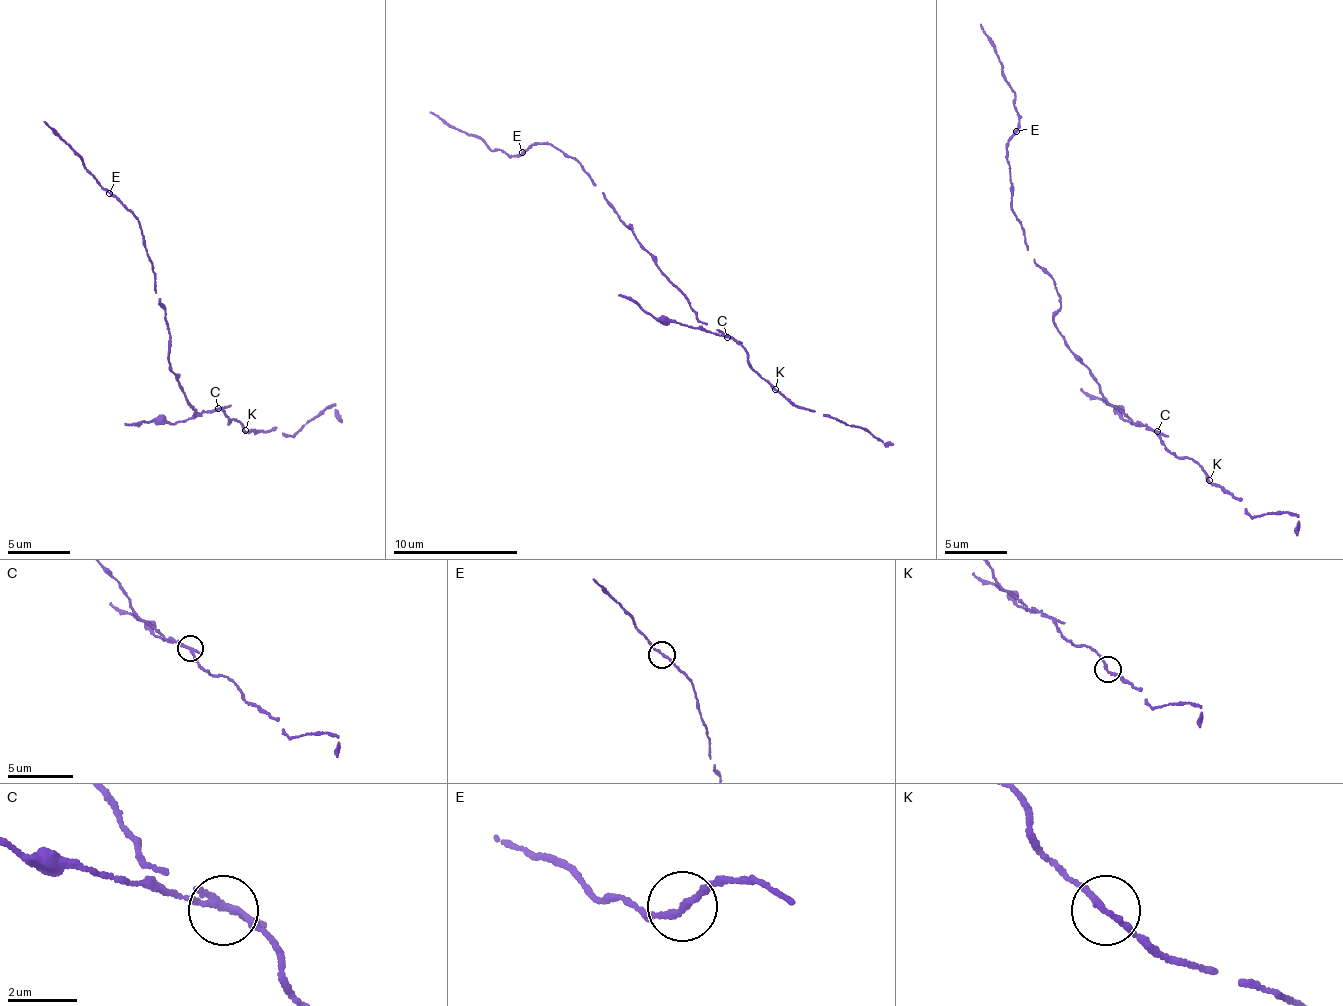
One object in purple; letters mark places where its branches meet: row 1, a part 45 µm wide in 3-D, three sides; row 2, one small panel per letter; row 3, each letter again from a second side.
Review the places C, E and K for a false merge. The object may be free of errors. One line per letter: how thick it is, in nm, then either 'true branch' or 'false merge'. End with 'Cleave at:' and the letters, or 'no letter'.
C: 170 nm | false merge
E: 190 nm | true branch
K: 170 nm | true branch
Cleave at: C

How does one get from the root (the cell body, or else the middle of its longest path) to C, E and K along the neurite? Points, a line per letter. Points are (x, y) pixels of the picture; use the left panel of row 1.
C: (171, 371), (181, 383), (185, 400), (194, 406), (191, 409), (200, 414), (219, 409)
E: (171, 371), (169, 322), (164, 305), (155, 292), (156, 273), (149, 262), (146, 239), (137, 216), (109, 193)
K: (171, 371), (191, 409), (200, 414), (219, 410), (244, 430)

